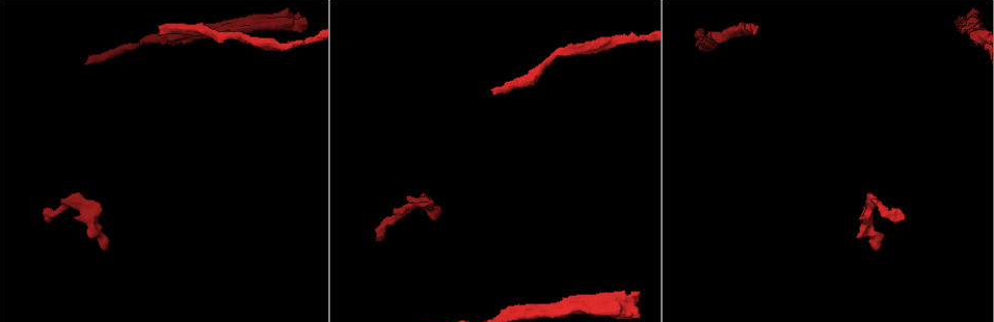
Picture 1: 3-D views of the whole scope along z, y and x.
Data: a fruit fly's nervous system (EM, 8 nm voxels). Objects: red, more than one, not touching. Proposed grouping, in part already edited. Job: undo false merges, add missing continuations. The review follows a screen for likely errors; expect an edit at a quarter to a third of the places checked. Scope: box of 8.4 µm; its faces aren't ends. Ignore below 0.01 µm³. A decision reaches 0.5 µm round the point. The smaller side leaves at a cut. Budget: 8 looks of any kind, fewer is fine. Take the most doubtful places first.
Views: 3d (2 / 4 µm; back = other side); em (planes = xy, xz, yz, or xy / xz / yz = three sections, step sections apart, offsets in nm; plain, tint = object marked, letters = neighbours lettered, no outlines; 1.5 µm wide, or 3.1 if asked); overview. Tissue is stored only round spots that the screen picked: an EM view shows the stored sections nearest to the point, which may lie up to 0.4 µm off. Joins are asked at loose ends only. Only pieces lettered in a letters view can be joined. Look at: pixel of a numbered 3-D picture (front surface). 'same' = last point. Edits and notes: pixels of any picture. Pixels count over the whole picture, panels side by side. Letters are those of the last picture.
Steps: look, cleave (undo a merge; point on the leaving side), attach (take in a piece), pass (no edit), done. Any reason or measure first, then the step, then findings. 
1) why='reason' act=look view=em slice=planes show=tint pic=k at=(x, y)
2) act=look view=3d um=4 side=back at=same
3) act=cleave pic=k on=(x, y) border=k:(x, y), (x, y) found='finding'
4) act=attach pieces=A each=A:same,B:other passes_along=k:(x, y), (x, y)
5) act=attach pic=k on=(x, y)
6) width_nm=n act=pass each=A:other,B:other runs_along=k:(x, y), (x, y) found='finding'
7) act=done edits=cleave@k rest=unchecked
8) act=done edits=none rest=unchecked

why='branch stops here' act=look view=em slice=planes show=letters pic=1 at=(375, 241)

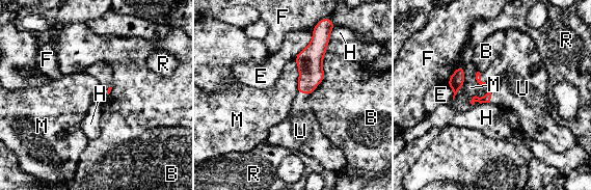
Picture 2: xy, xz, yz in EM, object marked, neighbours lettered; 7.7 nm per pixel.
act=attach pieces=U each=B:other,E:other,F:other,H:other,M:other,R:other,U:same passes_along=2:(486, 99), (490, 98), (521, 89) found='the neuron continues'

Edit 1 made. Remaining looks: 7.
why='thick turns thin' act=look view=em slice=planes show=letters pic=1 at=(968, 24)

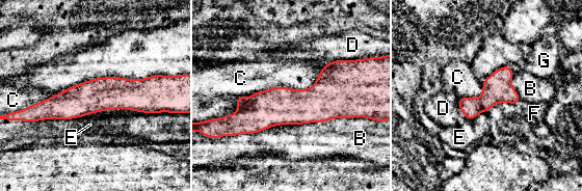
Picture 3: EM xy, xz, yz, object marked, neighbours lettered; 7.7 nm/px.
width_nm=160 act=pass each=B:other,C:other,D:other,E:other,F:other,G:other border=3:(331, 65), (307, 88), (250, 94) found='continuous, no second neuron'

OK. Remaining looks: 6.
act=done edits=attach@2 rest=unchecked

